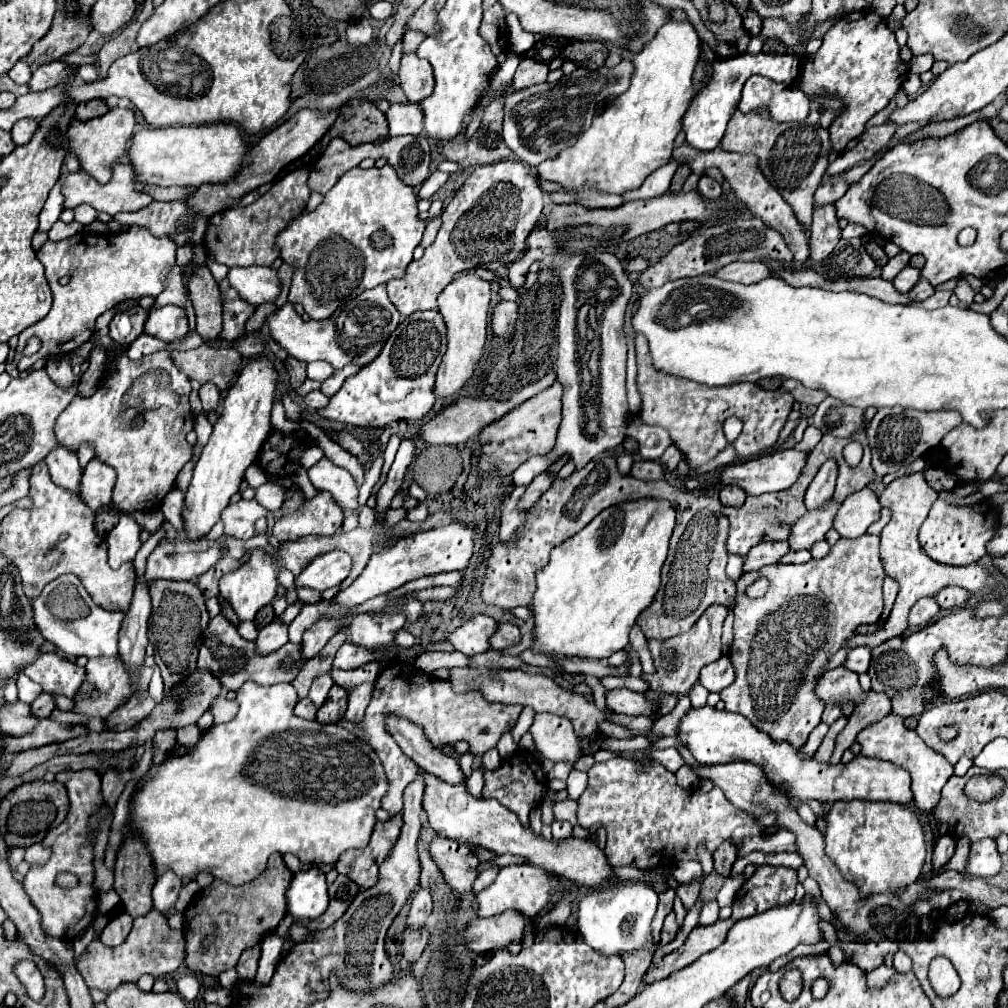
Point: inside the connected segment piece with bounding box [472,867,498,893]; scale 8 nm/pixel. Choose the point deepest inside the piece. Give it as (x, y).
(486, 877)

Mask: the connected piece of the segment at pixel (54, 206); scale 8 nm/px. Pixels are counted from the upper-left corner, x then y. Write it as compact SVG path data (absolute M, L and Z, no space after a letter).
M62 177L60 181L54 185L54 189L48 195L48 201L44 205L44 209L40 211L40 225L38 231L50 231L50 227L58 221L60 213L62 213L62 193L60 193L60 185L62 185Z

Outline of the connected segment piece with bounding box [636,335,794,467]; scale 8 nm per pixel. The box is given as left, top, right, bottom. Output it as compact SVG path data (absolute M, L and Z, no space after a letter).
M644 335L636 337L636 361L638 361L638 391L642 395L640 409L642 421L646 425L666 427L670 439L682 451L682 455L692 467L708 463L728 445L722 431L722 425L728 417L738 417L744 423L740 437L732 445L738 453L738 459L750 459L754 453L776 443L778 433L782 431L794 405L794 397L782 389L766 391L756 383L708 387L680 377L664 375L652 367L648 341Z

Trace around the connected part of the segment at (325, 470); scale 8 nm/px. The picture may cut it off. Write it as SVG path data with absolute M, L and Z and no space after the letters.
M322 457L316 465L312 465L308 469L310 481L318 491L330 491L332 497L344 507L344 511L354 511L358 507L358 489L356 483L352 479L352 475L342 469L336 467L328 457Z

